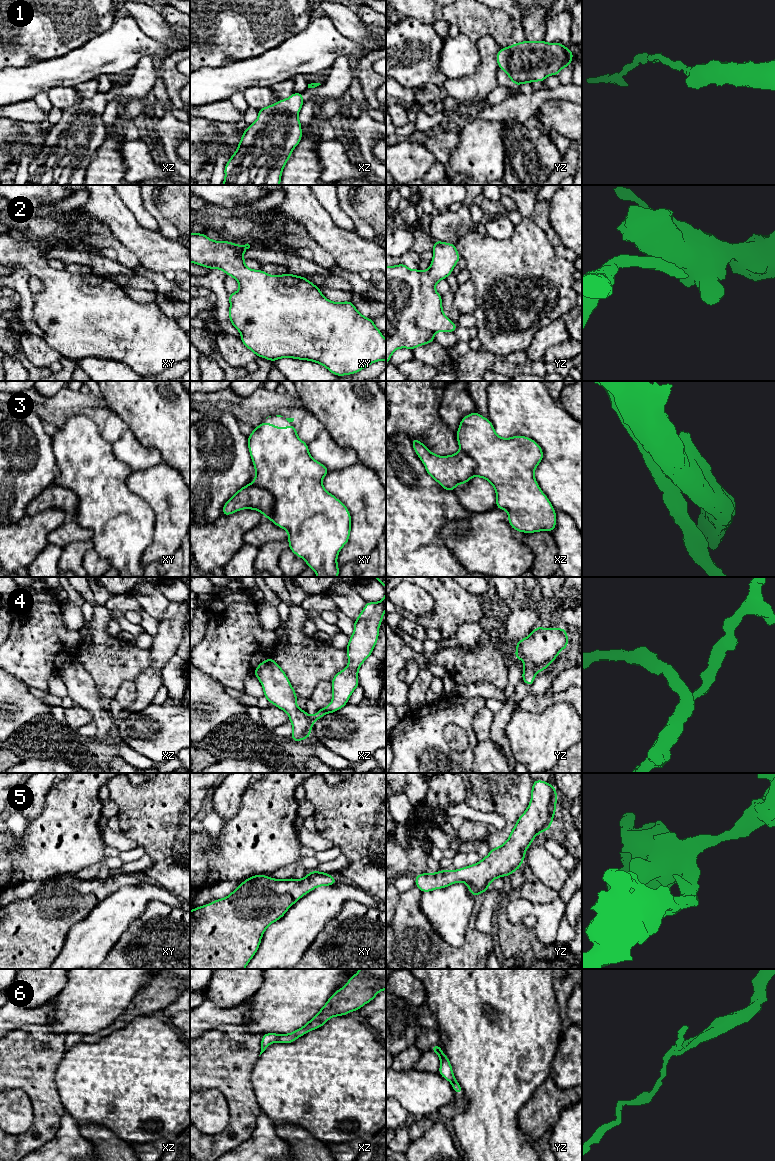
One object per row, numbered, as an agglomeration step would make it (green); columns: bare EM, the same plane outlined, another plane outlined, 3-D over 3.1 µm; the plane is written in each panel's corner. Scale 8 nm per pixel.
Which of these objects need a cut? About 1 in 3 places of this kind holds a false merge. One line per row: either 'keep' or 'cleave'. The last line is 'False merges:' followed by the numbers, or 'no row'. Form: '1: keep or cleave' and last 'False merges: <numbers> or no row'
1: keep
2: keep
3: keep
4: keep
5: keep
6: cleave
False merges: 6

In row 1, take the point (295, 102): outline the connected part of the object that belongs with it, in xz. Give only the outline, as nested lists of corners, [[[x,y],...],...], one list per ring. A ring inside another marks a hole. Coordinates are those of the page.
[[[294,92],[287,99],[259,109],[257,120],[243,132],[236,152],[224,167],[222,185],[280,185],[282,170],[303,136],[298,120],[303,104],[303,93]]]

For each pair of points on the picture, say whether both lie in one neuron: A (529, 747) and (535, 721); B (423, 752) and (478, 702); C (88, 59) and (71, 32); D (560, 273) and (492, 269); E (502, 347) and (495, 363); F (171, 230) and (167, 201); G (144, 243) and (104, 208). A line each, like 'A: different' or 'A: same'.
A: same
B: same
C: different
D: same
E: different
F: different
G: same

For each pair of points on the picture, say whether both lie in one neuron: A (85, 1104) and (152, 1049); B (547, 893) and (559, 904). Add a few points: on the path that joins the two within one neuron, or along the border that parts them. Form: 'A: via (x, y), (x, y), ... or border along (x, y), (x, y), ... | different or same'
A: via (102, 1087), (106, 1083), (119, 1082), (135, 1066) | same
B: border along (557, 892), (557, 895), (550, 901), (531, 903) | different

